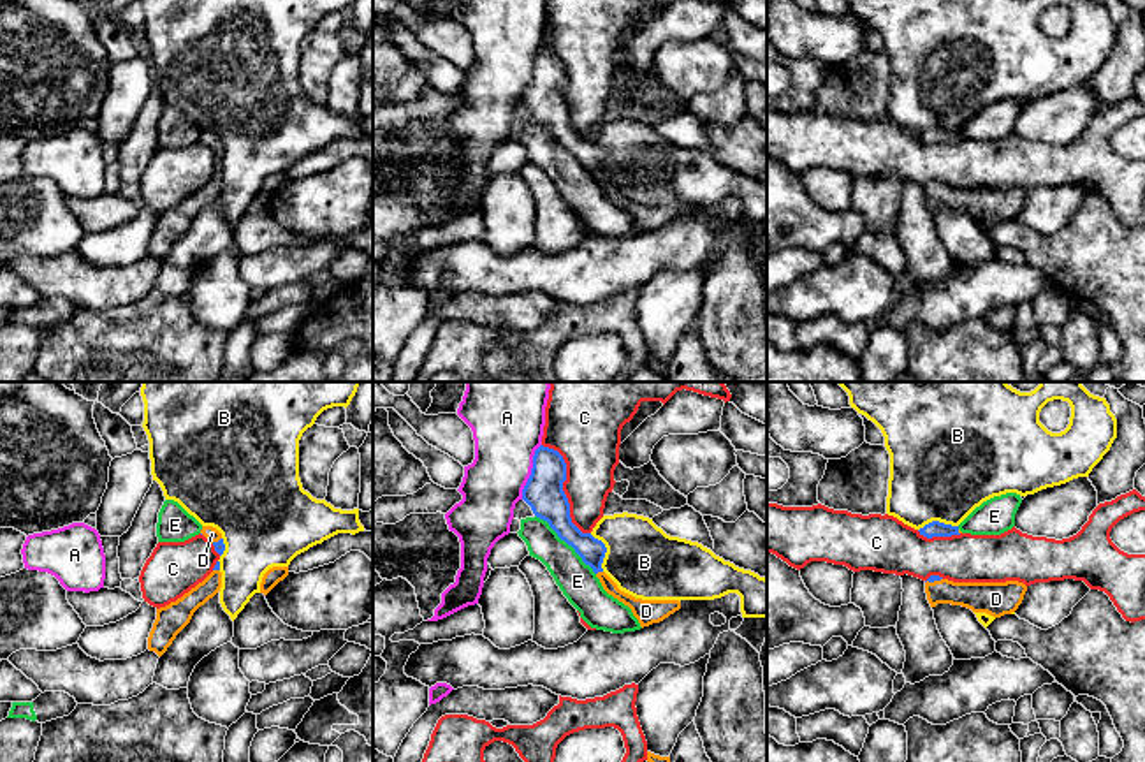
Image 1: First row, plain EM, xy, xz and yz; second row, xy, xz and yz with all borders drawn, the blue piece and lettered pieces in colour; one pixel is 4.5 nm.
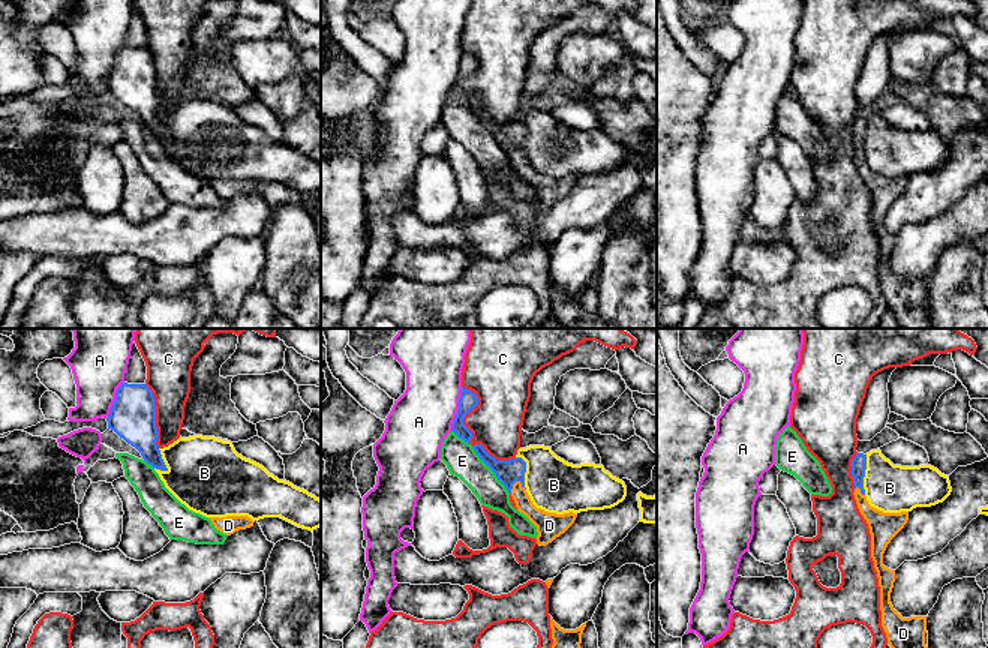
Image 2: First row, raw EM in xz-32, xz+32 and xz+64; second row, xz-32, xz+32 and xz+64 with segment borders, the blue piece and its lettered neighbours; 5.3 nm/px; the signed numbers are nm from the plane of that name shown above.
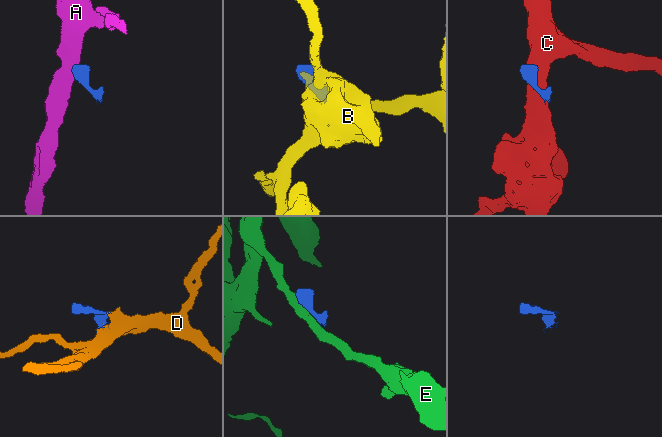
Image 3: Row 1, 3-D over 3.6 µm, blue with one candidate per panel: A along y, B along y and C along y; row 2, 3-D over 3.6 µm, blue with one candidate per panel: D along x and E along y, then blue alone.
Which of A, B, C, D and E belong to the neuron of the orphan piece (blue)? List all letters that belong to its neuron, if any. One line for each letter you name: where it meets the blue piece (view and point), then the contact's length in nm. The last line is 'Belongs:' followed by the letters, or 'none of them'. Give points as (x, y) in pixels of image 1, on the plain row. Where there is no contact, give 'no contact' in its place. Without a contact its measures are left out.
D: contact xz (598, 176); length 40 nm
Belongs: D

